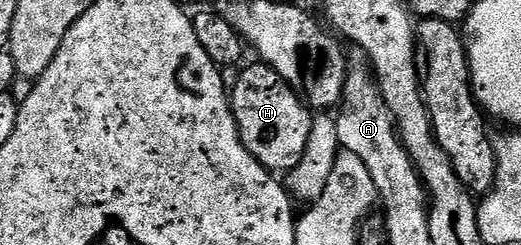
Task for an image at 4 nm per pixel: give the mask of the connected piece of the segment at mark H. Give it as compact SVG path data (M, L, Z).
M260 61L254 63L254 67L247 68L238 77L234 87L232 84L233 116L247 150L269 171L288 173L303 157L314 116L302 96L281 79L273 67Z

